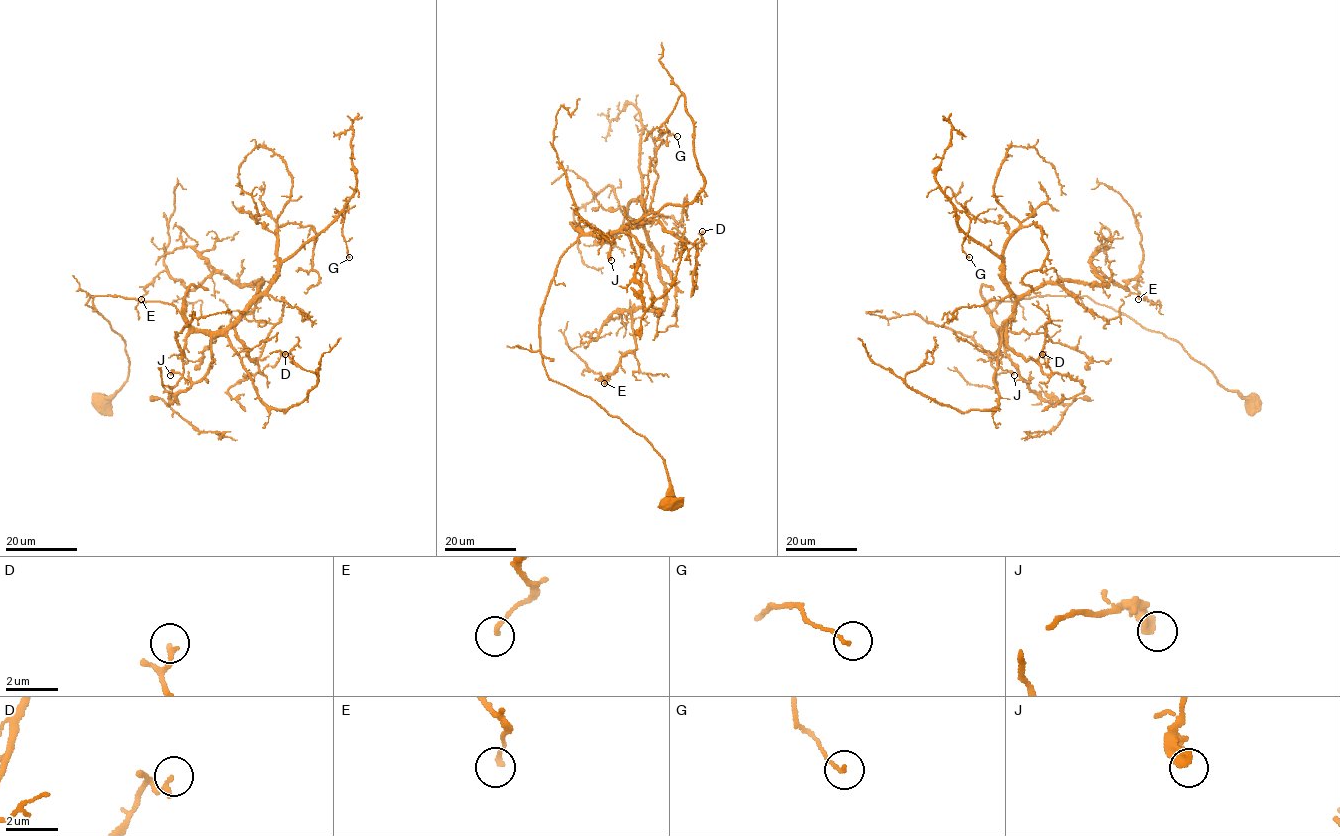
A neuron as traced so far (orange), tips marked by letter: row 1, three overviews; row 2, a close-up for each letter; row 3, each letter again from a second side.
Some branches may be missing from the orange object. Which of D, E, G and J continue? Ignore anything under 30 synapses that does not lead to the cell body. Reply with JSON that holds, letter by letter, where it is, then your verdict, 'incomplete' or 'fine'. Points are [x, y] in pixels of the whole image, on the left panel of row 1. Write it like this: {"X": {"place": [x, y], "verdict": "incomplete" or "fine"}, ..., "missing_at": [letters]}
{"D": {"place": [285, 354], "verdict": "fine"}, "E": {"place": [141, 299], "verdict": "fine"}, "G": {"place": [349, 257], "verdict": "fine"}, "J": {"place": [170, 375], "verdict": "fine"}, "missing_at": []}

